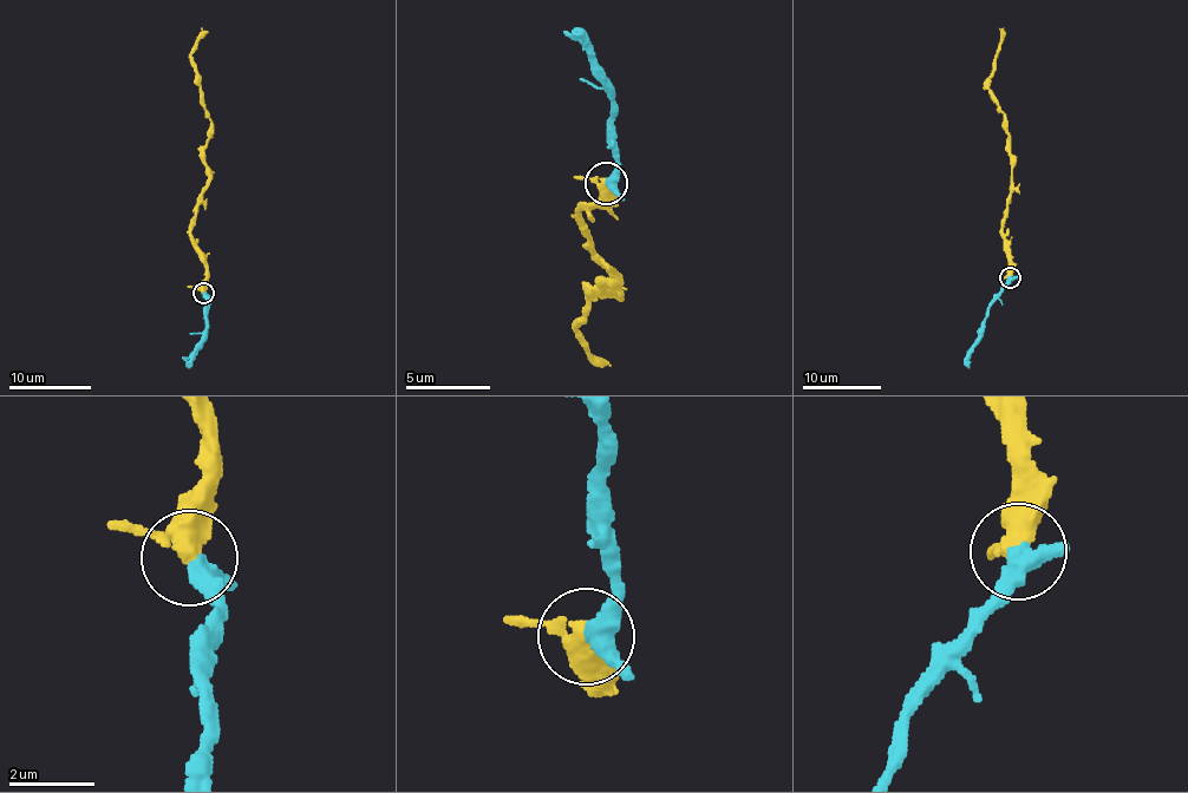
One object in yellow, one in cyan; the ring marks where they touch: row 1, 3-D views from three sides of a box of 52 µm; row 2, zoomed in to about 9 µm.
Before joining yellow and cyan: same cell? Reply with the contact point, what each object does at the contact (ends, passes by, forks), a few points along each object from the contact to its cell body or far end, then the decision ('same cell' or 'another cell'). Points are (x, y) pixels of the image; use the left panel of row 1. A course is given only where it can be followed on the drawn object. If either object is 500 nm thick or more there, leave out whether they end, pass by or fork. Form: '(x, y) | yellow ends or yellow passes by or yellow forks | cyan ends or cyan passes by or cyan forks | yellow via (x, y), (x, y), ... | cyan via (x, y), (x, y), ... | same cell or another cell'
(203, 293) | yellow passes by | cyan passes by | yellow via (202, 293), (204, 255), (194, 240), (190, 220), (207, 184), (210, 119), (193, 47), (209, 31) | cyan via (202, 293), (209, 302), (207, 329), (202, 346), (187, 367) | same cell

